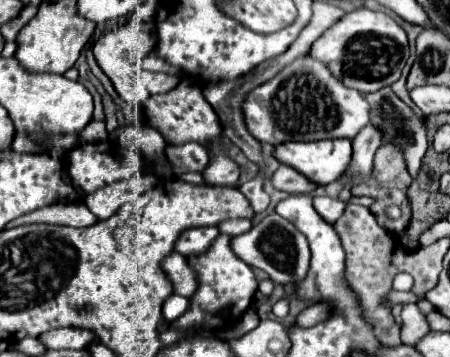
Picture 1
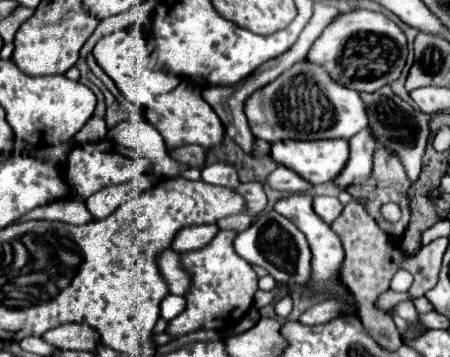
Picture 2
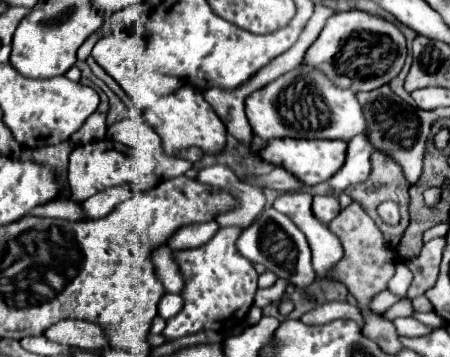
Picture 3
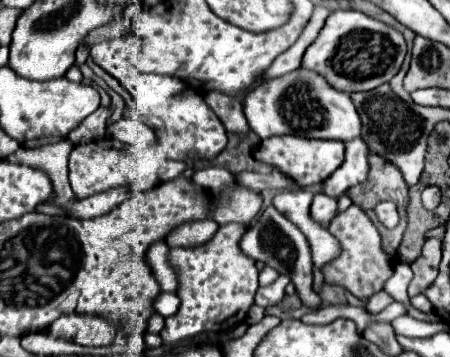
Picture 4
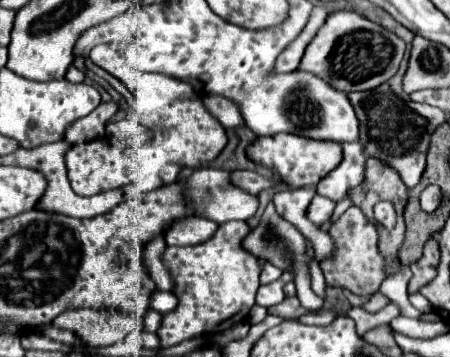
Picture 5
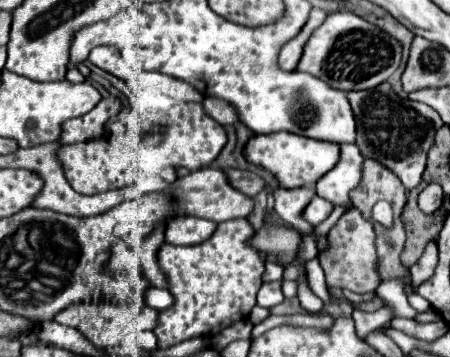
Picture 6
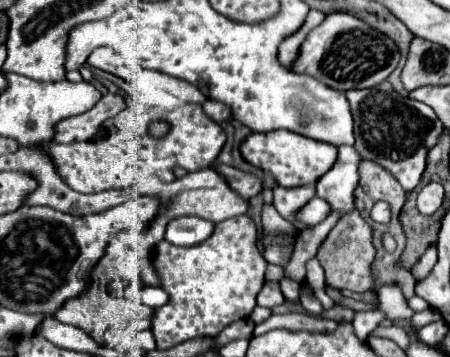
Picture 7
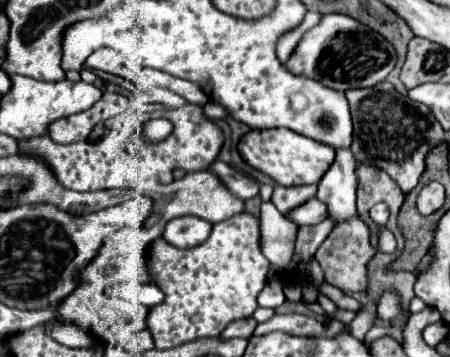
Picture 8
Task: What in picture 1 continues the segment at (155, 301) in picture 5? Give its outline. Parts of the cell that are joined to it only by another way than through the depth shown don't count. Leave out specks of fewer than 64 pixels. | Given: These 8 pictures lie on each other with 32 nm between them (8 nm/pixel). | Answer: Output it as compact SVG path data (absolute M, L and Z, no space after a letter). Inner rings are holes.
M172 294L172 296L164 302L162 312L164 312L164 318L166 318L168 322L174 322L174 320L176 320L180 314L184 314L188 308L190 308L190 300L188 300L188 298L178 296L178 294Z

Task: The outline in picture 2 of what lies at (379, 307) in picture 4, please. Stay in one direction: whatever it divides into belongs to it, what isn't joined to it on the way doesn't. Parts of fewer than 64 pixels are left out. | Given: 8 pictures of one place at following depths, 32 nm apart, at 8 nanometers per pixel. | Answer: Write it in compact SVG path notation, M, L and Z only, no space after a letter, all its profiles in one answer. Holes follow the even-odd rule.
M388 290L386 294L382 294L380 298L378 298L378 306L382 308L382 310L392 310L398 302L402 302L402 300L414 300L408 292L392 292L392 290Z

